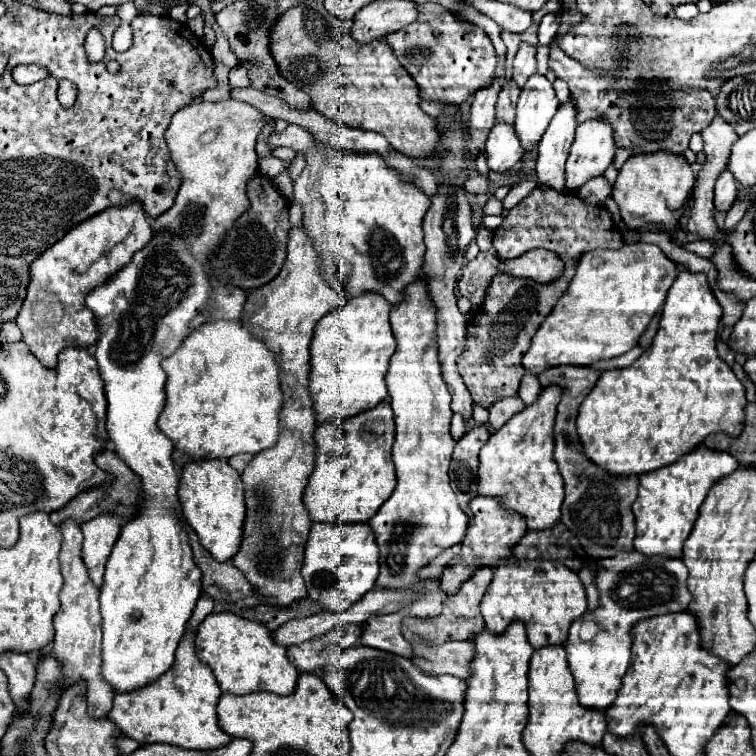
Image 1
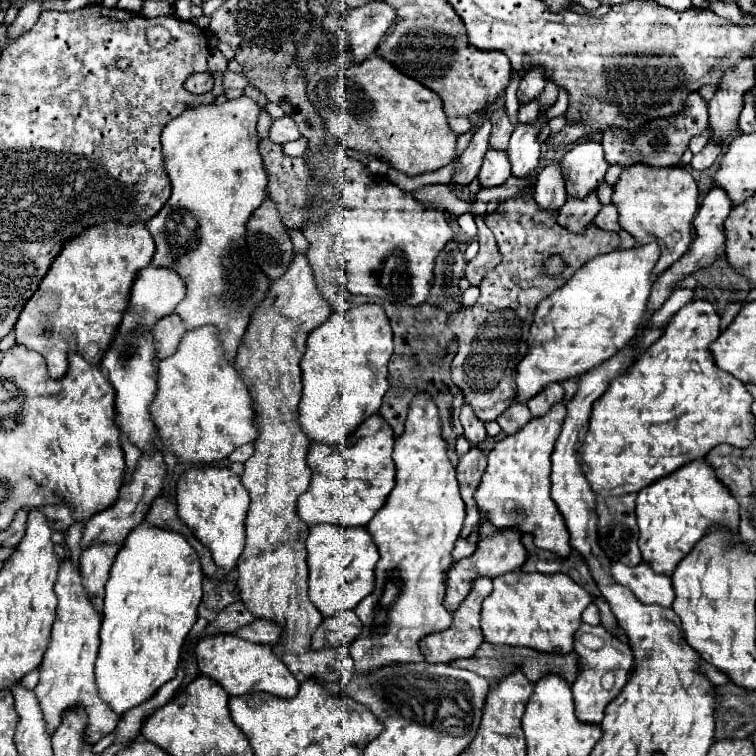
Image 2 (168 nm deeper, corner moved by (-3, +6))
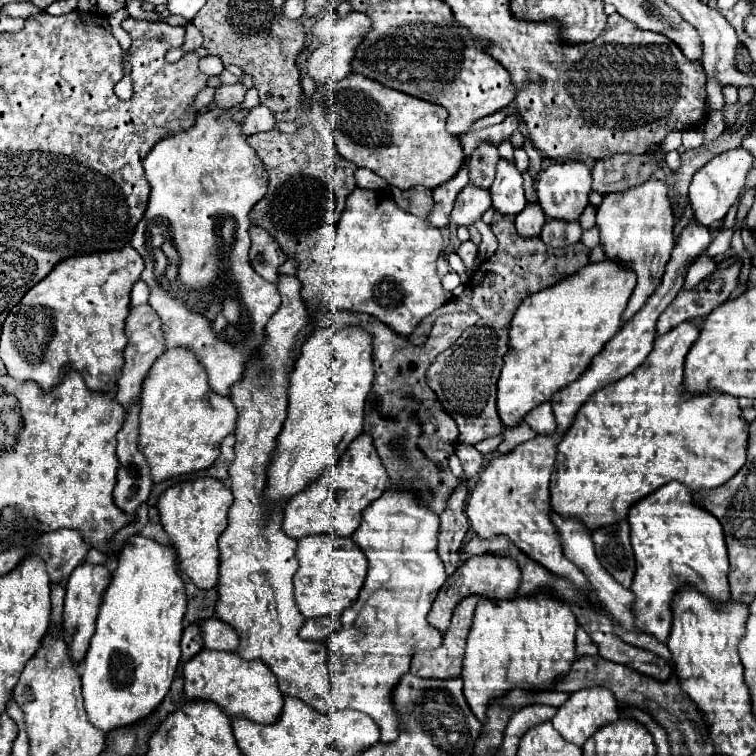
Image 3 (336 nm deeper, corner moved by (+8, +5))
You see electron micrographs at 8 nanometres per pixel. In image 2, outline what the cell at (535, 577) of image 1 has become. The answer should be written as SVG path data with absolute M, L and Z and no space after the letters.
M512 572L494 578L492 594L482 602L482 634L494 646L524 646L546 654L572 652L574 634L592 596L566 574Z

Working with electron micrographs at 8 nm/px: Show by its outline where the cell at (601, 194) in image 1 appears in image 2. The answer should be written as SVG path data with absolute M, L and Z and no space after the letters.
M596 192L588 194L582 200L576 198L568 198L564 208L558 212L558 224L568 228L570 232L584 232L584 228L588 228L588 224L594 220L594 216L600 212L602 204L596 198Z

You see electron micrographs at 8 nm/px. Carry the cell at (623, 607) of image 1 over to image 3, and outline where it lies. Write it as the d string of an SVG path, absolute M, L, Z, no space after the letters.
M587 687L571 693L569 699L557 707L551 723L567 741L583 747L597 727L615 721L617 717L619 703L613 693L605 687Z

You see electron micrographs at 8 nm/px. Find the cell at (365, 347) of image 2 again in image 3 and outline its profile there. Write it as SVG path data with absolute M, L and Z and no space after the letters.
M349 325L339 331L317 327L311 331L291 373L287 421L271 459L267 499L287 501L337 463L347 445L363 433L363 409L373 379L373 337L363 327Z

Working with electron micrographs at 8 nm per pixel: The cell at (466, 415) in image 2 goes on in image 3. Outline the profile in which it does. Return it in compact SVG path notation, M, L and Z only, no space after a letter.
M457 443L455 453L457 453L457 457L459 457L461 463L463 463L463 475L465 475L467 479L475 477L475 475L479 473L479 469L481 469L483 455L481 455L473 445L467 445L467 443Z

